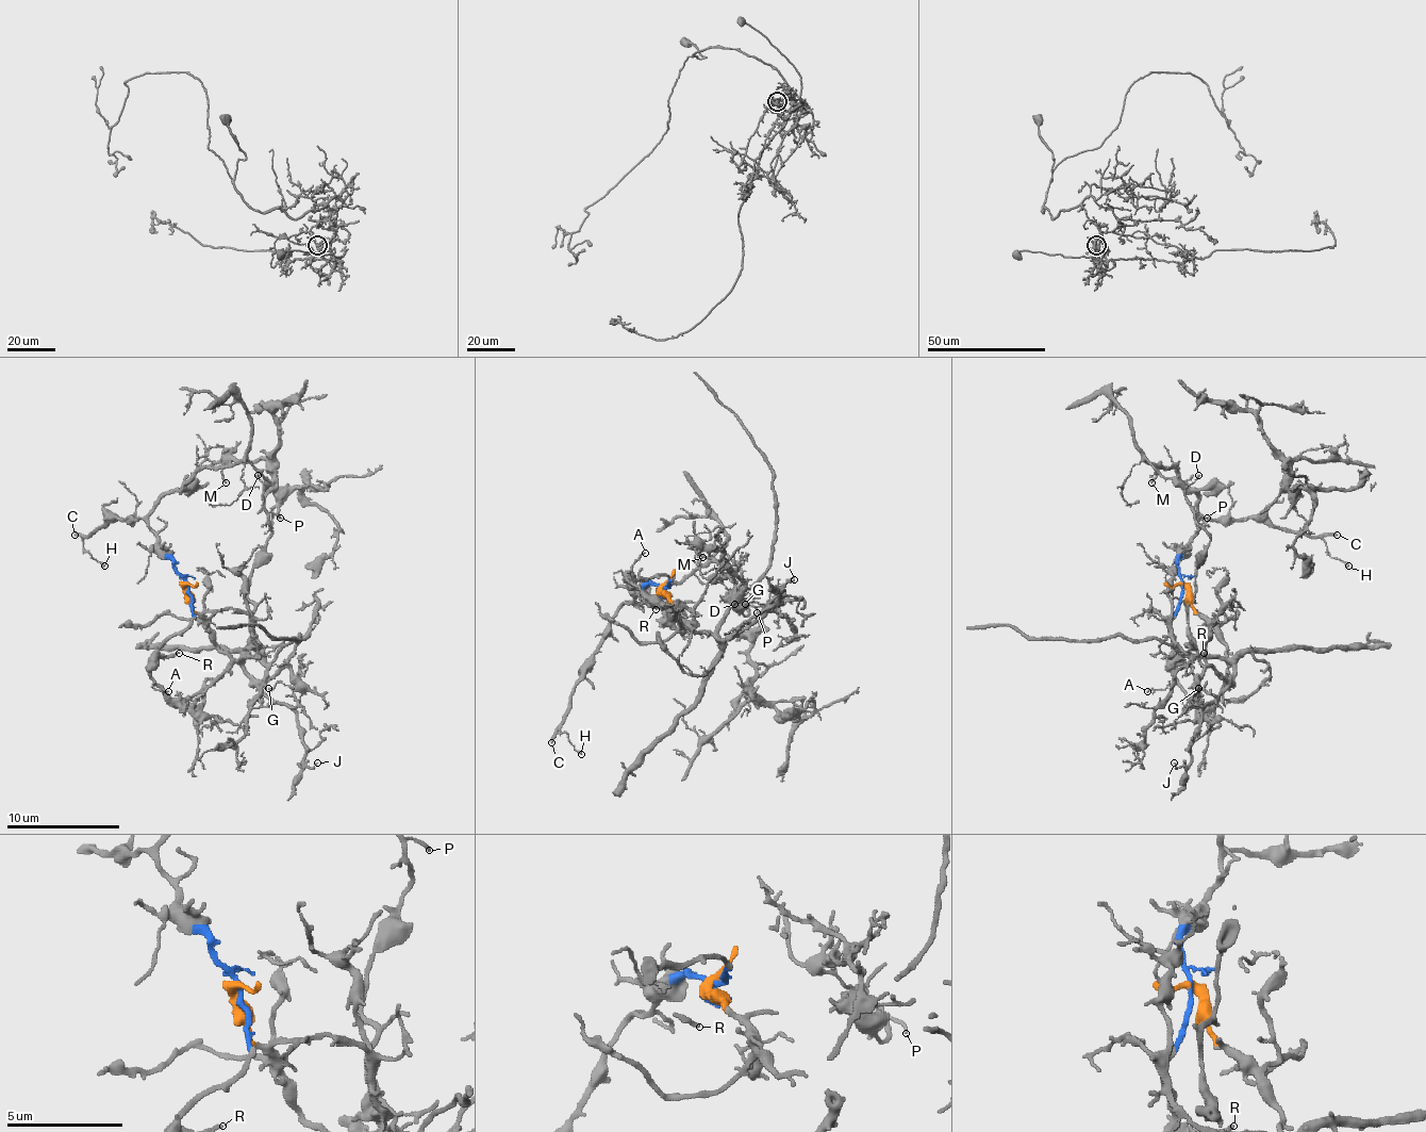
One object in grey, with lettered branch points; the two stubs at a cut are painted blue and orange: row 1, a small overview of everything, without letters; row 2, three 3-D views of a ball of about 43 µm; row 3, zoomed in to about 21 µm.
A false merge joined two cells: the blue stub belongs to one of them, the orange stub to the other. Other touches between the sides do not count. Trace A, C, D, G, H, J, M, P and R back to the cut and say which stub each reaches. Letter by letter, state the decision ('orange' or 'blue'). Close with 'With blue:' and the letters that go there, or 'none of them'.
A: blue
C: blue
D: blue
G: orange
H: blue
J: orange
M: blue
P: blue
R: blue
With blue: A, C, D, H, M, P, R

